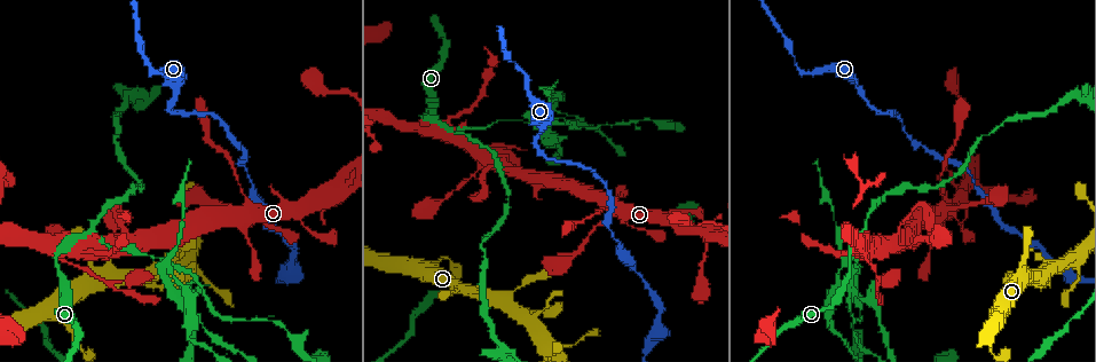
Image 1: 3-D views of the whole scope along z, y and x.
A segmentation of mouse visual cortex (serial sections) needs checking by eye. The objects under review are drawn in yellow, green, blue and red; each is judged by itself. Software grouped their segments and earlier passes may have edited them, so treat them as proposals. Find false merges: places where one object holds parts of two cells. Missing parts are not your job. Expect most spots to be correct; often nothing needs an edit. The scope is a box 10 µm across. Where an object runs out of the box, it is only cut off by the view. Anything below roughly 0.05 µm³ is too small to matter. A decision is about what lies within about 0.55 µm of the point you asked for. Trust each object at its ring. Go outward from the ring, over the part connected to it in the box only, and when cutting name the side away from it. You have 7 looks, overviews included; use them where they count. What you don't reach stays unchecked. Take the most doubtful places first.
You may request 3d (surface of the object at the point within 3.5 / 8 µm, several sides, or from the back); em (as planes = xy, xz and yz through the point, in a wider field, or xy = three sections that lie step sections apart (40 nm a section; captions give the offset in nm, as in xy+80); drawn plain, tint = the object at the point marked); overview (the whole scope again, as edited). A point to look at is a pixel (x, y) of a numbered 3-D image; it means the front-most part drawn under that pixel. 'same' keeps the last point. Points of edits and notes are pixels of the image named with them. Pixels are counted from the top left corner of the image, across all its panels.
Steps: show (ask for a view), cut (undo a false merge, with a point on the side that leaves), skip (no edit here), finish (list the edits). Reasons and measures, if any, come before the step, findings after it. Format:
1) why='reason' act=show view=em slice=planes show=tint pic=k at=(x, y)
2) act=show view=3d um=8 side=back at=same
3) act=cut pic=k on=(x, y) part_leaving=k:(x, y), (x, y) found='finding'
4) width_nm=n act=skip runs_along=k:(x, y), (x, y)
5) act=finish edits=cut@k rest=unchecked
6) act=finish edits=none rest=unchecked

why='two arms in line, one across' act=show view=3d um=3.5 side=back pic=1 at=(91, 230)

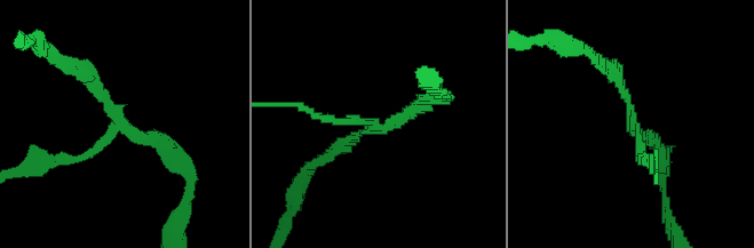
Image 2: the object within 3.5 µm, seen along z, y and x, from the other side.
act=show view=em slice=xy step=2 show=tint pic=2 at=(374, 128)

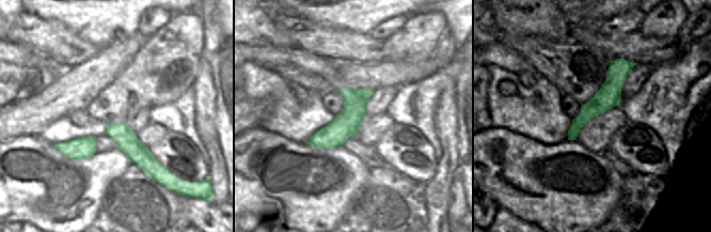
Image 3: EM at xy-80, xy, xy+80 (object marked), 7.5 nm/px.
act=cut pic=2 on=(342, 121) part_leaving=2:(368, 121), (333, 121), (302, 106), (280, 106) found='a second cell is stuck on'

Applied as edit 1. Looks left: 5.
act=show view=overview

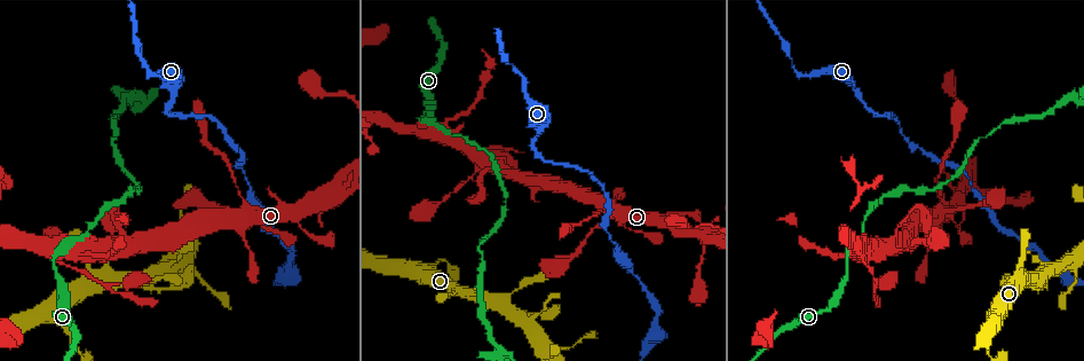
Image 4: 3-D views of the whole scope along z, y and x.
why='calibre changes' act=show view=3d um=3.5 pic=4 at=(936, 193)

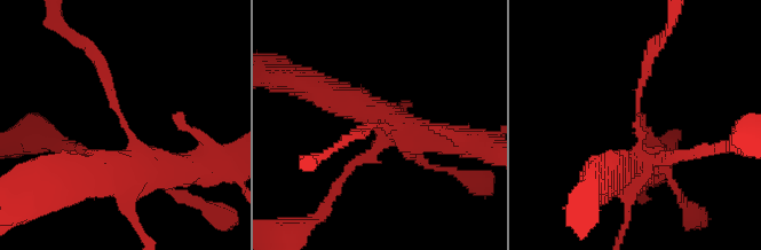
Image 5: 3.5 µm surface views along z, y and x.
arm_widths_nm=150,400 why='need the tissue' act=show view=em slice=planes show=tint pic=5 at=(383, 127)

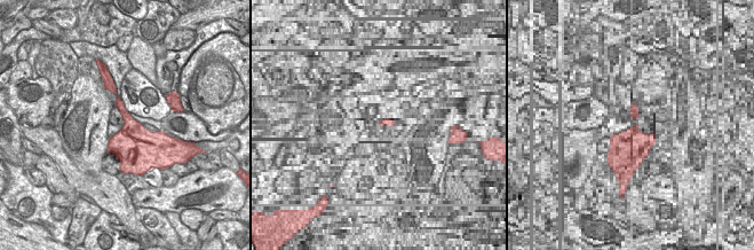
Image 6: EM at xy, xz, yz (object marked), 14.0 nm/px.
act=skip found='all the same cell'

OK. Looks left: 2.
why='sudden change in width' act=show view=3d um=3.5 pic=4 at=(436, 264)

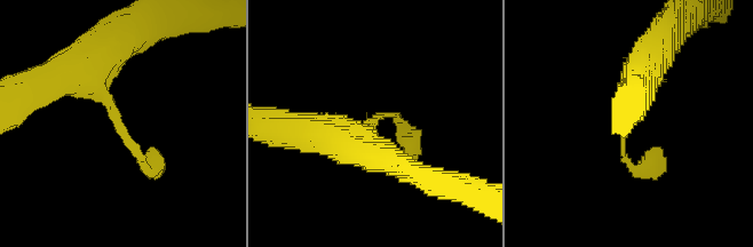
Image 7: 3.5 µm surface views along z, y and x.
act=skip runs_along=7:(95, 60), (80, 71), (151, 169) found='all the same cell'

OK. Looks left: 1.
act=finish edits=cut@2 rest=unchecked

